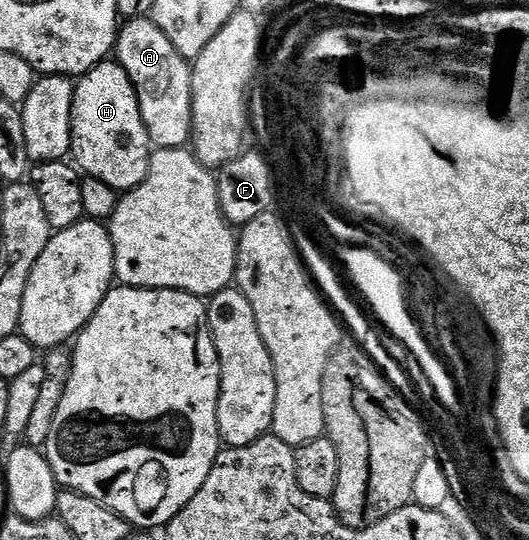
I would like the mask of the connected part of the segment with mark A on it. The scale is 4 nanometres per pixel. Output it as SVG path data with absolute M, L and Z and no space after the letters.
M148 16L133 17L121 25L114 54L139 94L139 108L153 147L185 147L192 134L191 63L178 54L174 44Z

